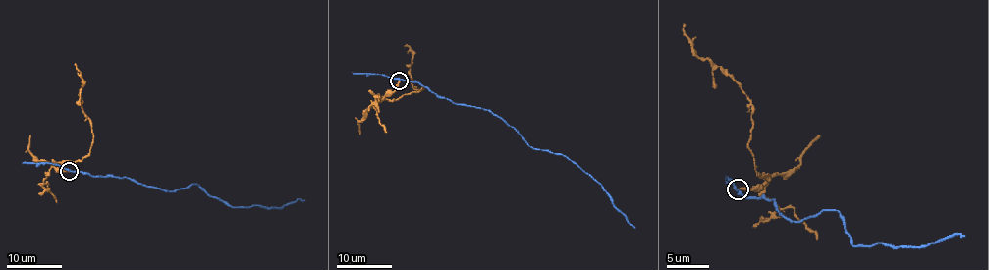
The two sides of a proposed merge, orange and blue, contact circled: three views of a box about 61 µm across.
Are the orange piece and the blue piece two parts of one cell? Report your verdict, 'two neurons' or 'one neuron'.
two neurons

